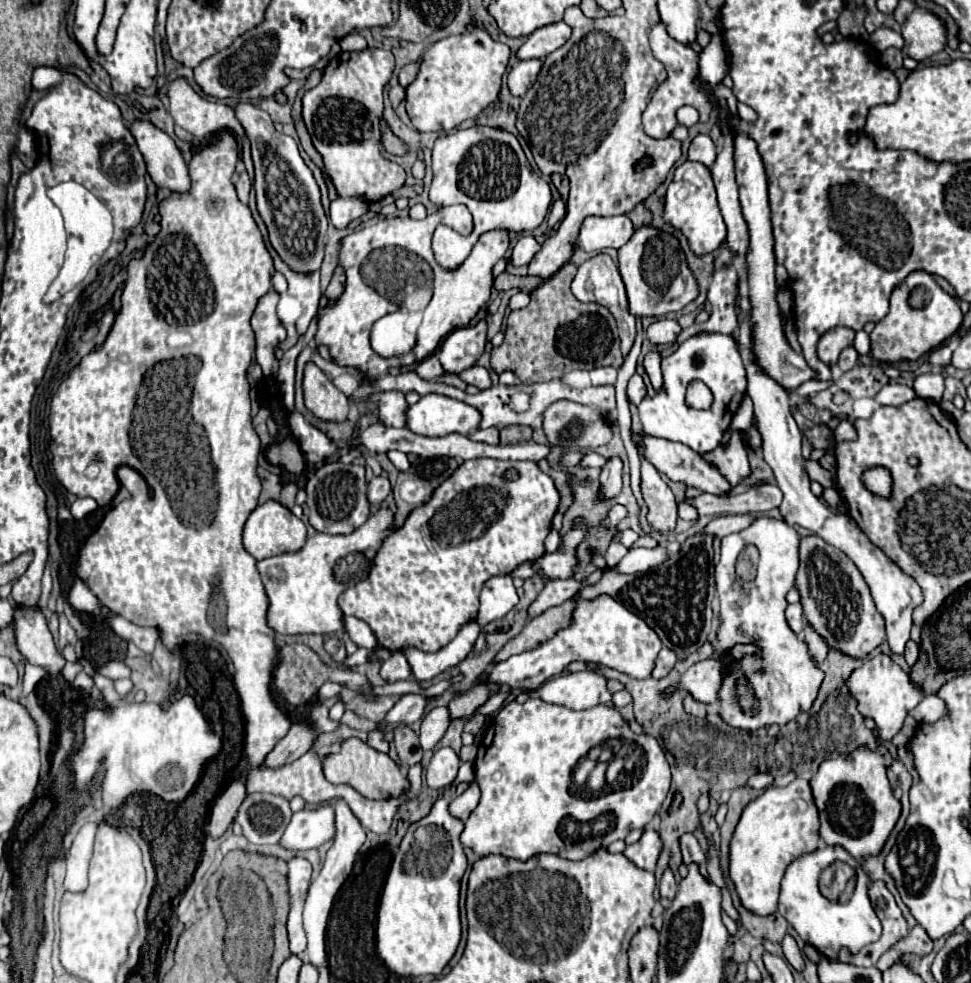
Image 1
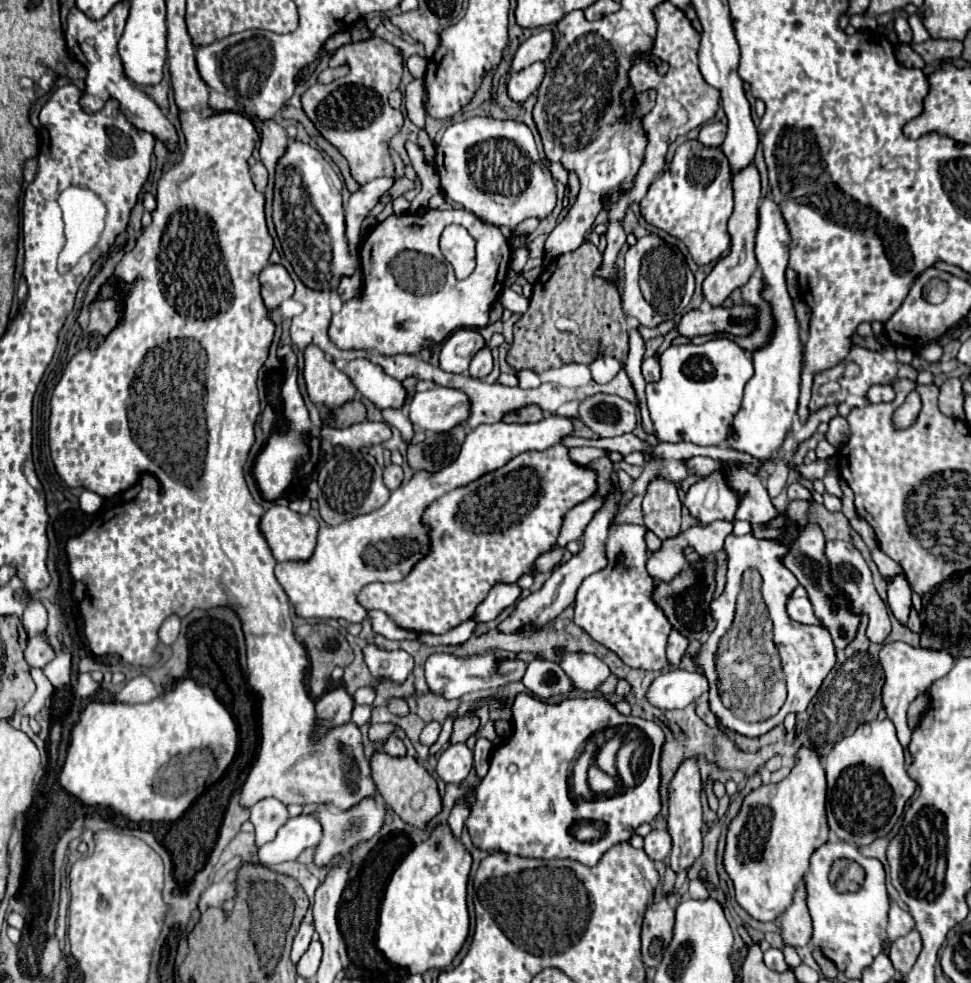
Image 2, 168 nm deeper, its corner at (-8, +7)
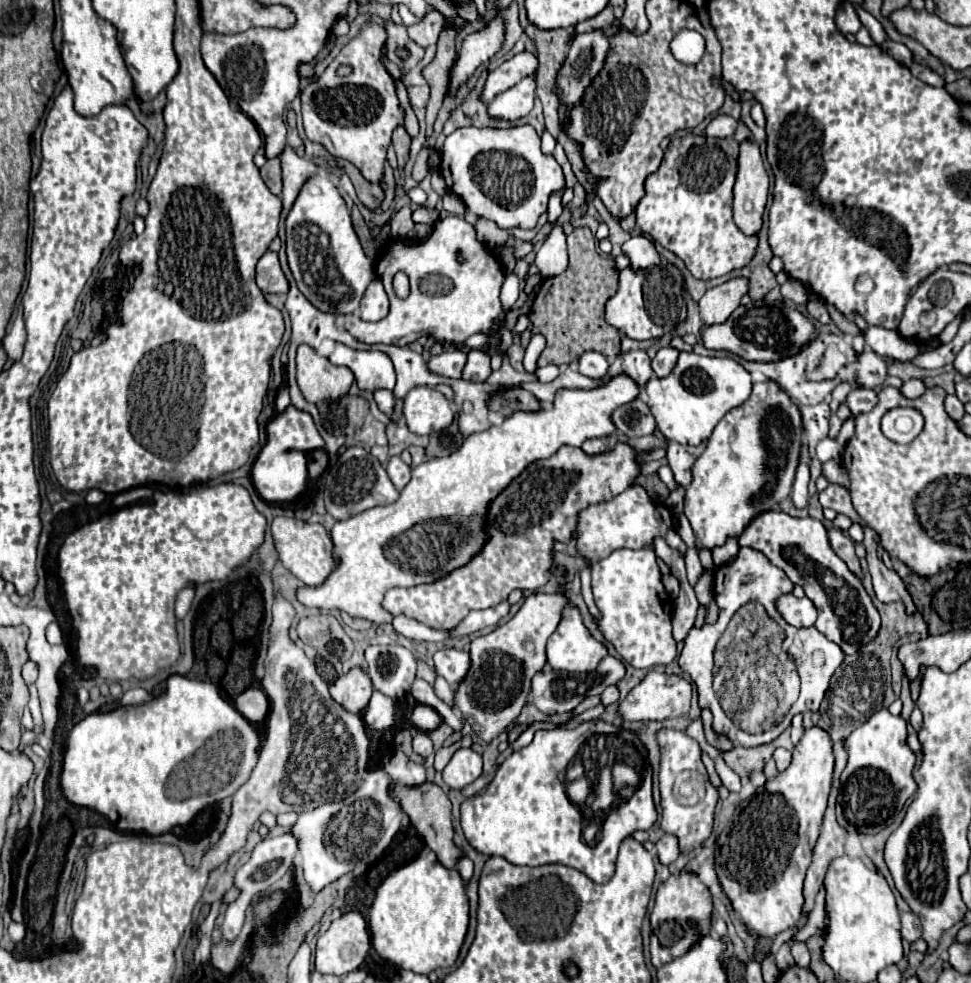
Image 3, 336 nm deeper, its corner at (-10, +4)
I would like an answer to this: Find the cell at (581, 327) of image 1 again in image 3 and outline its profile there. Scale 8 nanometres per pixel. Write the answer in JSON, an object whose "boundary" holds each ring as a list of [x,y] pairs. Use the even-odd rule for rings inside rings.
{"boundary":[[[587,227],[575,229],[567,237],[569,245],[569,267],[561,275],[549,277],[541,283],[529,319],[531,319],[531,333],[541,333],[547,339],[547,347],[543,349],[537,367],[553,365],[569,365],[579,361],[579,355],[587,351],[597,351],[605,357],[621,355],[621,335],[605,323],[603,311],[607,299],[615,295],[619,287],[619,269],[615,267],[615,259],[597,257],[595,251],[595,235]]]}

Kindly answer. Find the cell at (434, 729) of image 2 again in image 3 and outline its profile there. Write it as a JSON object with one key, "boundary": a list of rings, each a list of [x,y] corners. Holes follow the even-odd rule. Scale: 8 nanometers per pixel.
{"boundary":[[[419,733],[415,739],[413,739],[413,749],[421,755],[421,757],[429,757],[433,753],[433,741],[429,739],[427,733]]]}

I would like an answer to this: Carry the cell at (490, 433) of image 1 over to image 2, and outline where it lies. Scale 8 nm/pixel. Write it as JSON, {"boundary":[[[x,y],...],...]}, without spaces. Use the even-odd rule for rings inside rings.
{"boundary":[[[557,414],[531,424],[481,424],[467,434],[455,462],[437,472],[415,472],[407,484],[391,492],[385,506],[369,514],[355,516],[337,526],[323,526],[319,530],[315,554],[309,558],[309,562],[279,562],[275,566],[275,576],[299,616],[363,622],[367,618],[367,610],[357,602],[359,590],[371,582],[403,580],[411,568],[429,554],[429,526],[425,526],[421,518],[431,502],[455,488],[463,488],[479,480],[489,472],[495,472],[511,458],[527,450],[547,450],[569,434],[573,434],[573,420]]]}

